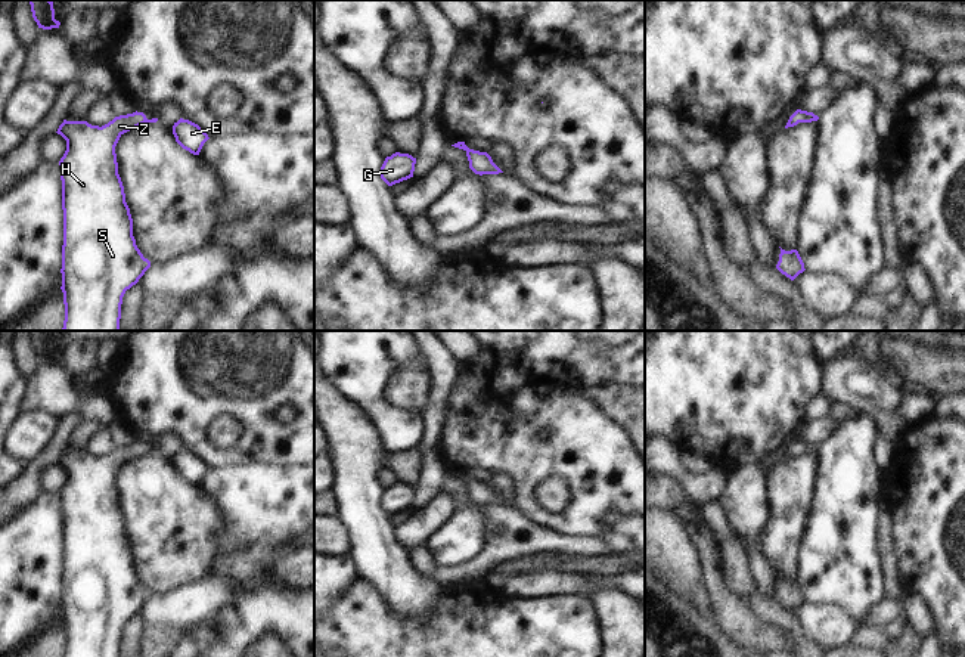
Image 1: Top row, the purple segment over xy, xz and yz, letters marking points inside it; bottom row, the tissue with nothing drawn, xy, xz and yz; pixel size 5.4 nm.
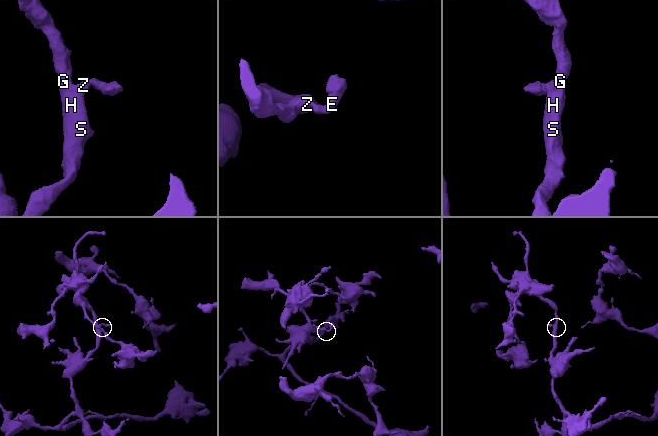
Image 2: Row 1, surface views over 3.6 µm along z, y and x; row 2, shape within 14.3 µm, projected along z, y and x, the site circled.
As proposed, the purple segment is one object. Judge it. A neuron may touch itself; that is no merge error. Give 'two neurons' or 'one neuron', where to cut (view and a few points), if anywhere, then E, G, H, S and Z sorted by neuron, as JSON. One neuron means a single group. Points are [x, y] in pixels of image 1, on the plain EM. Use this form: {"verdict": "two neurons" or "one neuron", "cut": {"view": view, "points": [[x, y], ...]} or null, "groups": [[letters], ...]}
{"verdict": "one neuron", "cut": null, "groups": [["E", "G", "H", "S", "Z"]]}

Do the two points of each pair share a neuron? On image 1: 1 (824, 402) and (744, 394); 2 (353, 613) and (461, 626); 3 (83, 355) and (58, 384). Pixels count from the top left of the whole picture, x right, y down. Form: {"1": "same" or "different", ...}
{"1": "different", "2": "same", "3": "different"}

